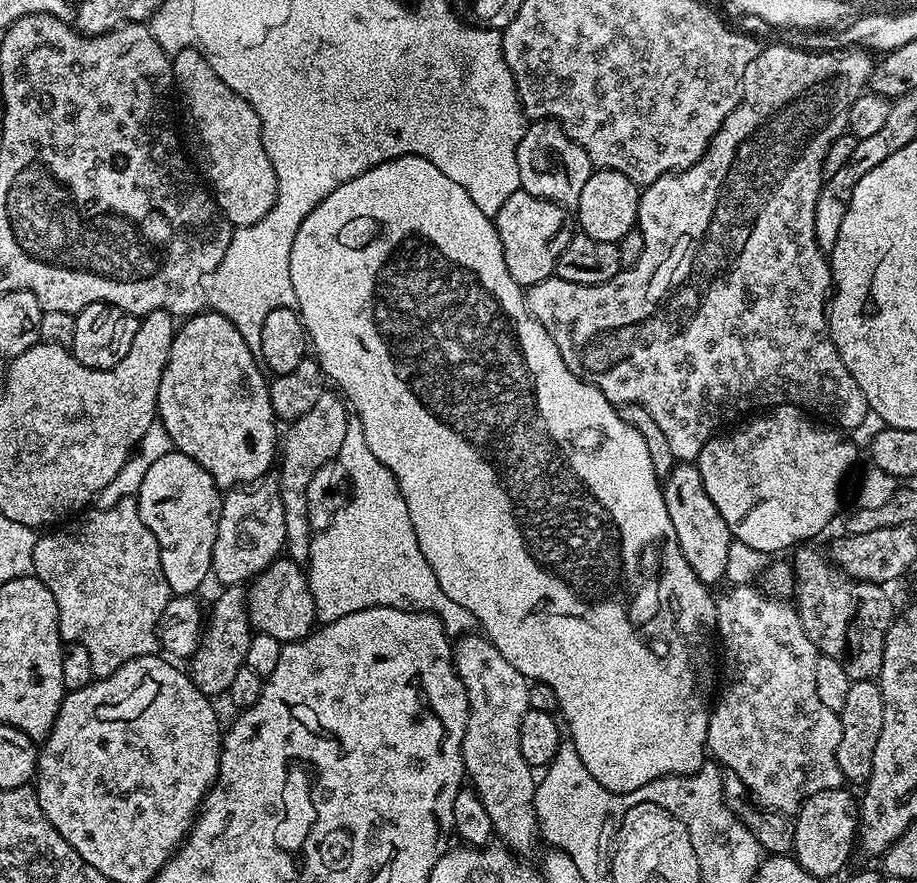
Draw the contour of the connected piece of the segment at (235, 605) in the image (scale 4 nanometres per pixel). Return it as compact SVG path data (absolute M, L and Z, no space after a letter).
M228 586L221 592L224 593L212 604L212 613L207 613L206 623L200 633L200 645L190 657L190 675L194 686L198 686L198 690L202 690L202 694L209 698L223 697L227 693L230 682L234 682L234 674L238 674L238 670L244 667L246 650L254 635L253 626L248 620L245 589Z

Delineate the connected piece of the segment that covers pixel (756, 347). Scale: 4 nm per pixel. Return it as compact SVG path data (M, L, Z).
M777 42L773 48L764 46L754 58L754 62L746 66L736 108L726 118L726 122L722 122L718 134L714 134L702 158L682 172L671 172L658 178L641 191L638 227L646 238L646 246L642 246L642 258L638 258L635 266L623 269L614 278L610 278L610 282L594 286L566 282L553 274L527 289L528 309L532 311L533 318L542 322L546 334L554 338L554 346L558 346L562 362L566 362L566 366L570 366L570 370L578 378L600 388L602 394L606 394L606 398L612 404L644 408L646 414L650 414L650 418L654 418L656 425L662 429L662 434L666 434L666 442L670 442L670 450L675 454L677 461L695 462L698 454L702 454L704 443L725 426L739 421L741 419L739 416L743 412L755 413L757 410L777 408L779 404L794 404L817 417L829 416L833 420L829 420L833 425L844 430L858 427L867 416L870 416L866 394L862 394L862 386L854 382L854 374L846 370L846 362L842 362L828 329L826 305L830 300L832 270L829 257L818 246L814 234L814 206L818 206L820 187L824 185L826 179L824 175L826 150L830 150L832 143L839 136L845 135L849 127L848 116L832 116L830 100L830 84L836 90L840 66L850 66L848 62L850 62L848 50L842 50L840 58L840 50L804 51L789 48L783 42Z

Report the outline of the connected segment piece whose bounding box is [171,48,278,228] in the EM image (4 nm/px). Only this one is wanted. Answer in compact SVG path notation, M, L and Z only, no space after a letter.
M183 48L171 57L171 62L175 91L179 99L180 96L184 99L184 108L200 143L200 156L204 159L202 176L210 185L221 214L236 228L245 228L266 218L276 201L278 178L264 149L262 126L254 106L246 98L238 98L214 74L210 62L198 50Z

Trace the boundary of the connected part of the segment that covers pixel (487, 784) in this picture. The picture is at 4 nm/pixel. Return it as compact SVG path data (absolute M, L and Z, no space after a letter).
M464 634L455 641L452 654L452 665L456 668L462 686L466 686L468 699L468 721L466 734L462 738L462 758L464 770L471 787L486 808L487 814L492 819L492 830L497 837L501 836L503 843L513 853L524 854L536 844L538 840L538 825L536 823L536 808L532 800L536 797L537 777L534 770L522 758L522 750L518 750L518 726L522 722L522 714L528 712L528 677L523 676L483 634Z

